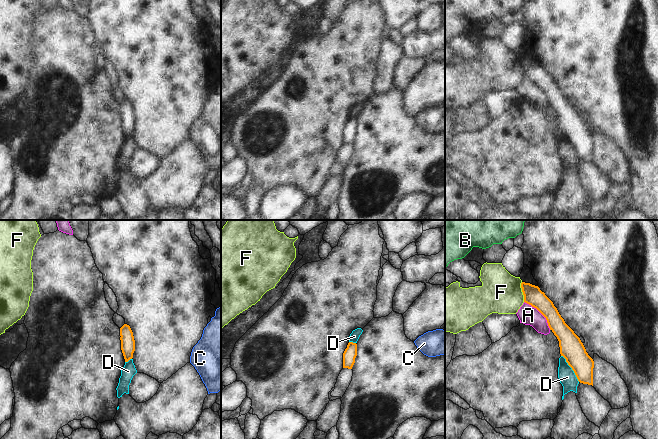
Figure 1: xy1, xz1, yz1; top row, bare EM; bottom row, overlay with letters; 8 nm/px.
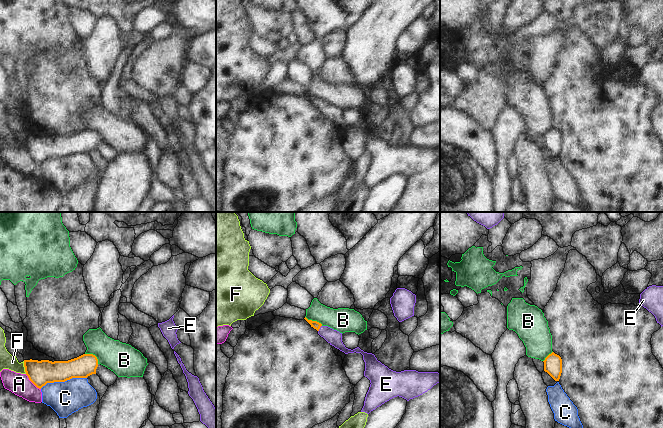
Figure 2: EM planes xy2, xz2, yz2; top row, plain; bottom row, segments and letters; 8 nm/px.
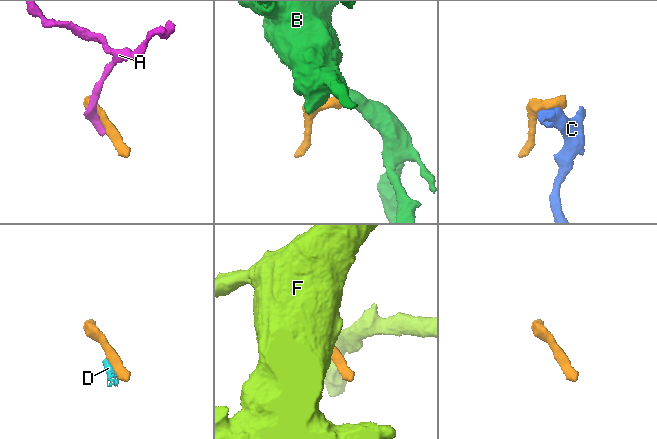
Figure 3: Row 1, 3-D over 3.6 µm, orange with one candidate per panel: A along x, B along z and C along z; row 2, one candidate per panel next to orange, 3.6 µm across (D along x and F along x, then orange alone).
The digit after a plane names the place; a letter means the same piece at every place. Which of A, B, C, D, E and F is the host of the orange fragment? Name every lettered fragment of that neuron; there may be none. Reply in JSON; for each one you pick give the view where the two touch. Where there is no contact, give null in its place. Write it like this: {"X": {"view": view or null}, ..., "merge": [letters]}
{"E": {"view": "xz2"}, "merge": ["E"]}

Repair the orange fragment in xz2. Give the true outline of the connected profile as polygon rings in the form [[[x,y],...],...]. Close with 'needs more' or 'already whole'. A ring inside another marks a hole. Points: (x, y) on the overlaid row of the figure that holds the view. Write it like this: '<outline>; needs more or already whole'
[[[306,317],[304,319],[330,345],[345,354],[356,352],[363,355],[365,362],[364,376],[370,380],[371,384],[361,412],[369,414],[377,407],[397,396],[409,401],[427,392],[440,382],[440,373],[438,372],[393,371],[378,361],[372,353],[364,352],[359,347],[353,350],[346,348],[342,342],[342,333],[339,331],[323,326],[317,321],[308,320]]]; needs more

